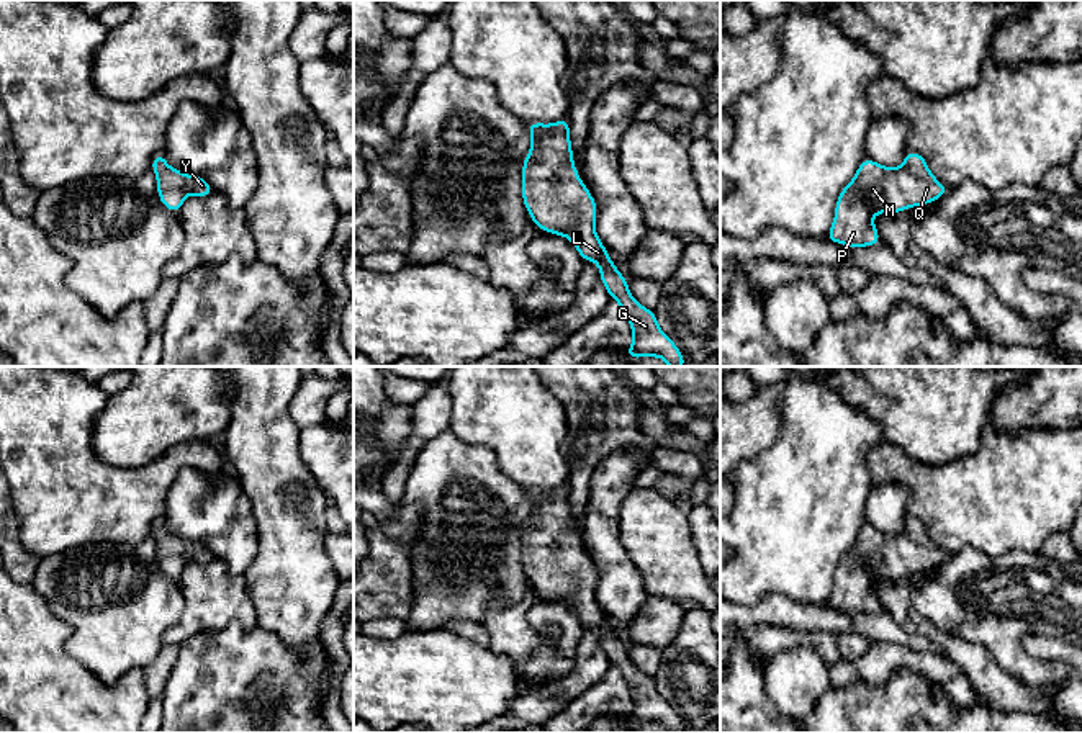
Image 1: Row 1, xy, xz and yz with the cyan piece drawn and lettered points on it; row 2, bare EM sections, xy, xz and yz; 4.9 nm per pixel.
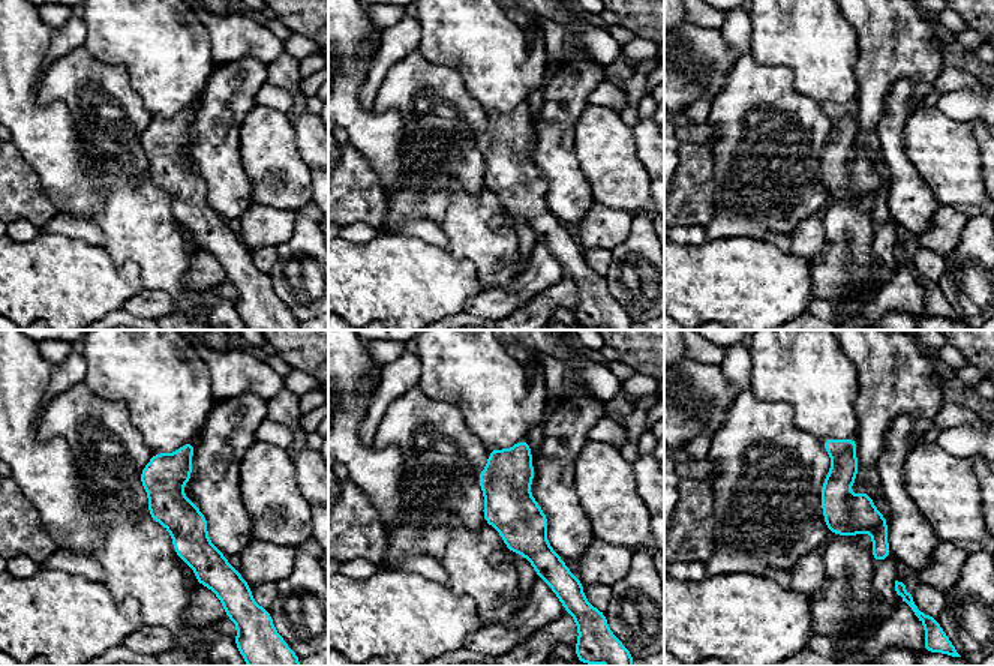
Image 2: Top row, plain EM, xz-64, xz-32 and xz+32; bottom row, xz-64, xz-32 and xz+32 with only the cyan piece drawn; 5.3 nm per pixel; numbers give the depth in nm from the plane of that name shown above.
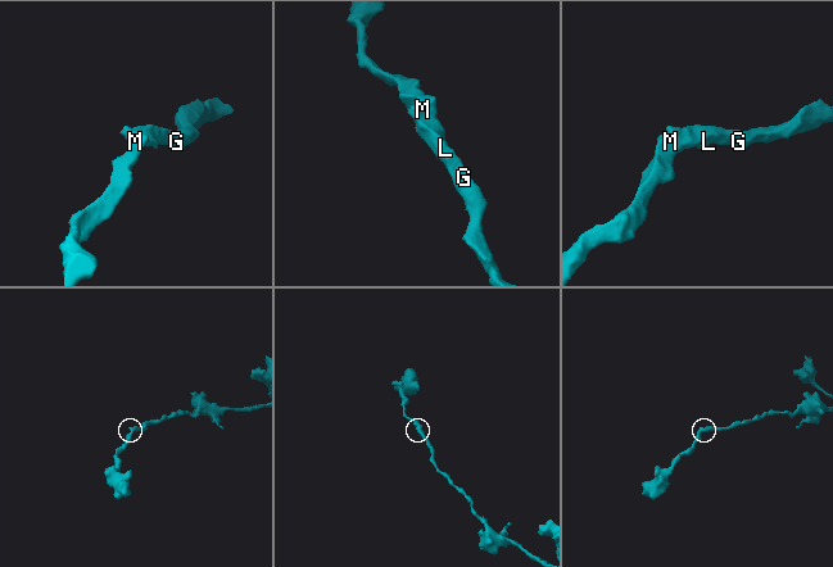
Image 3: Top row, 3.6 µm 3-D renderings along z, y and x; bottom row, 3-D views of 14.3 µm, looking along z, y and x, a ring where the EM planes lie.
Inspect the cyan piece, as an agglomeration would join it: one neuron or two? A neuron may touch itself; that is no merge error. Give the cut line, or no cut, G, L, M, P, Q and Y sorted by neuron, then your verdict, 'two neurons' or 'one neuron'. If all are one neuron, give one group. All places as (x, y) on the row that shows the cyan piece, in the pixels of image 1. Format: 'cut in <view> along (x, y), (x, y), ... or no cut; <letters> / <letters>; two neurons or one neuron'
no cut; G L M P Q Y; one neuron

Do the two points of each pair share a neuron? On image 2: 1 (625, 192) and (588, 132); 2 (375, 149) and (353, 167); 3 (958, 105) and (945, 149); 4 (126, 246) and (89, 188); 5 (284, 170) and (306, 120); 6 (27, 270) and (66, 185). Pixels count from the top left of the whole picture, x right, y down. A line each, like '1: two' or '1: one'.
1: one
2: two
3: two
4: one
5: two
6: two

